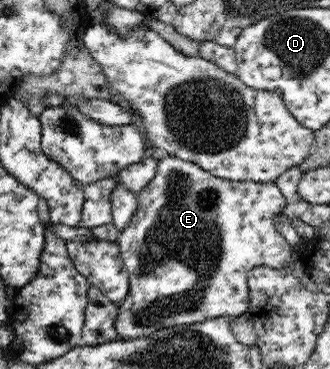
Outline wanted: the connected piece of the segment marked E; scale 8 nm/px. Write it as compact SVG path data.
M168 156L157 161L155 176L137 199L137 210L118 239L130 276L128 295L118 305L114 321L119 338L150 337L166 327L202 323L222 315L246 315L248 271L258 266L285 268L294 261L291 245L274 225L274 218L286 207L285 196L276 182L230 181L212 175L198 164Z

